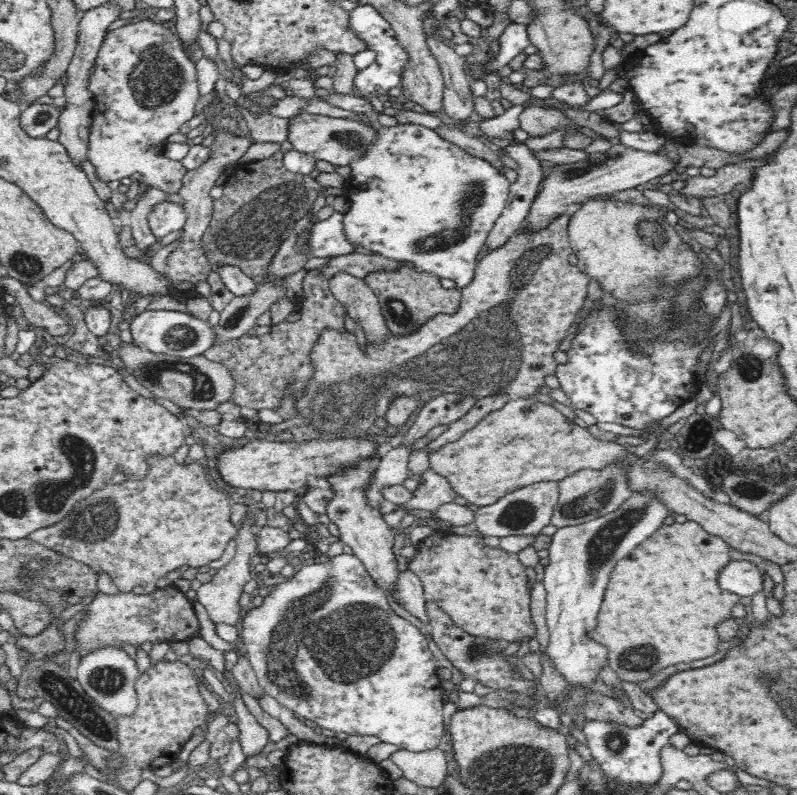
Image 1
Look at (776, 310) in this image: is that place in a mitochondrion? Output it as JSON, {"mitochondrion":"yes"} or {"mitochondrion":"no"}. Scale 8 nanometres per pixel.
{"mitochondrion":"no"}

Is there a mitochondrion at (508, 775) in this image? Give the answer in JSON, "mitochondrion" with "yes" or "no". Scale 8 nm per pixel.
{"mitochondrion":"yes"}

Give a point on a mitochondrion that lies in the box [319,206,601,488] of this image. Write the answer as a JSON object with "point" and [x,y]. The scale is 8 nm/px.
{"point":[407,320]}

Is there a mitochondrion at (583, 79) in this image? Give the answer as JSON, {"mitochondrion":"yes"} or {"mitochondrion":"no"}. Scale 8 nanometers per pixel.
{"mitochondrion":"no"}

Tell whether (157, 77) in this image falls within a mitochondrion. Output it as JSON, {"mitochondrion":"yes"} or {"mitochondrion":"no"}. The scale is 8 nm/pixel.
{"mitochondrion":"yes"}

